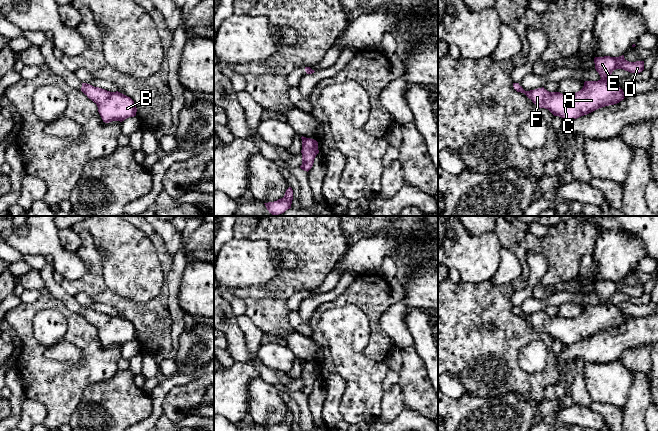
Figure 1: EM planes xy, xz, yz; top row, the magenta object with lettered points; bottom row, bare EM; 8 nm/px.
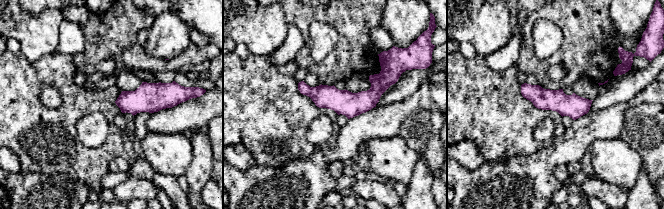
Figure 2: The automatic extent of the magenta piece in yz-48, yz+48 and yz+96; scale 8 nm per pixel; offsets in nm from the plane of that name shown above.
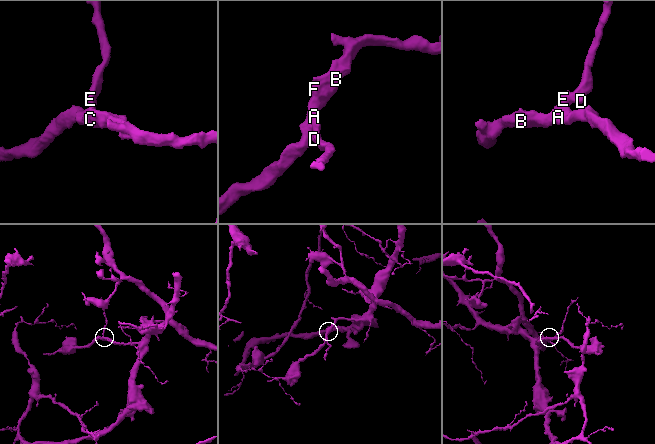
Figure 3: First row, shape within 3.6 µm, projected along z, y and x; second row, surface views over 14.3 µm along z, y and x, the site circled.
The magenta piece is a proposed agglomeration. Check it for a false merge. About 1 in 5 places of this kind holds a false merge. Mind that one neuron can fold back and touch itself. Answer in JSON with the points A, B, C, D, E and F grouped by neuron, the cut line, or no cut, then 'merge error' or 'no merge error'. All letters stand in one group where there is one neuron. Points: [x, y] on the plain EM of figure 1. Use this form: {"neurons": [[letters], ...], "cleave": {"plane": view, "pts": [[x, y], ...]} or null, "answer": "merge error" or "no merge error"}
{"neurons": [["A", "B", "C", "D", "E", "F"]], "cleave": null, "answer": "no merge error"}

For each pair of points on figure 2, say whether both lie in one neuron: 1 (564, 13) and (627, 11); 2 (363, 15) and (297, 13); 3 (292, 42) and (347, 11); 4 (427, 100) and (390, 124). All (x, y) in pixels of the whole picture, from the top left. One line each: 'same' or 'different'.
1: different
2: same
3: different
4: same

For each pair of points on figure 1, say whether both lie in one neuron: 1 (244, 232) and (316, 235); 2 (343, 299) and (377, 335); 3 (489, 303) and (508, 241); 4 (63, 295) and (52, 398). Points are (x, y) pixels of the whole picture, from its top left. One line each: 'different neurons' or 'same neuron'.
1: different neurons
2: same neuron
3: different neurons
4: different neurons

